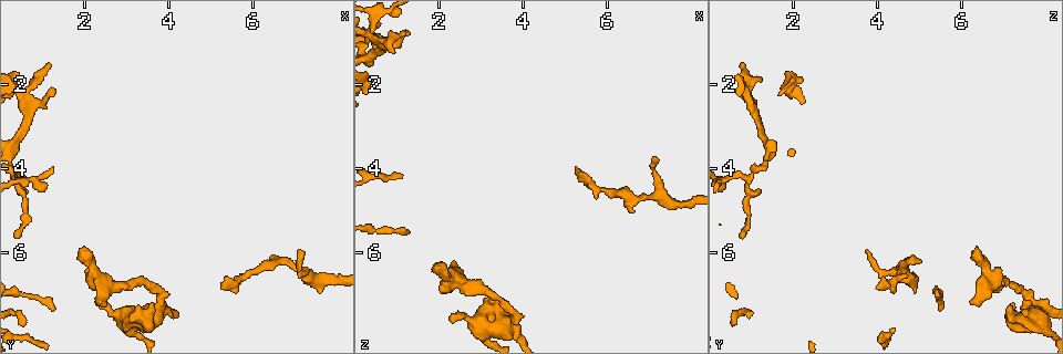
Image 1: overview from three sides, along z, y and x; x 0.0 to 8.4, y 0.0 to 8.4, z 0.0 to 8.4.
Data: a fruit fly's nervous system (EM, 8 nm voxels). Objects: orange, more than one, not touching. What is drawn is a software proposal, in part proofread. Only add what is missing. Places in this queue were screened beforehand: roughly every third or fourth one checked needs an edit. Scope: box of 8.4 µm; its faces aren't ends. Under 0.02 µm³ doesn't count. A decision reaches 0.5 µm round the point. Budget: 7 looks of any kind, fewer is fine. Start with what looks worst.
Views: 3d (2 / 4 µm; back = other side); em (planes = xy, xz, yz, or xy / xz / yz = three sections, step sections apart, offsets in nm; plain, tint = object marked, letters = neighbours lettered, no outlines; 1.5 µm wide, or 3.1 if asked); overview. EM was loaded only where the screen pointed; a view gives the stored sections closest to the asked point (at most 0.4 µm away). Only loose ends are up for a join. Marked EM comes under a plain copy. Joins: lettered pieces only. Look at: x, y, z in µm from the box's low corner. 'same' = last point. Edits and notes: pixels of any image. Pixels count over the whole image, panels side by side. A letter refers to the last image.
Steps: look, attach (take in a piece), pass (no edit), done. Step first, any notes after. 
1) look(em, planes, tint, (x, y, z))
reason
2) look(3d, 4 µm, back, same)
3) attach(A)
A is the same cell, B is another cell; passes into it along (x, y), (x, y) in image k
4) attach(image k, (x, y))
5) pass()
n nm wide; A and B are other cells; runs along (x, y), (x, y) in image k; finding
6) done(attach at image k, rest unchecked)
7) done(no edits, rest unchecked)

look(em, 3.1 µm, planes, tint, (1.95, 5.90, 6.35))
free end

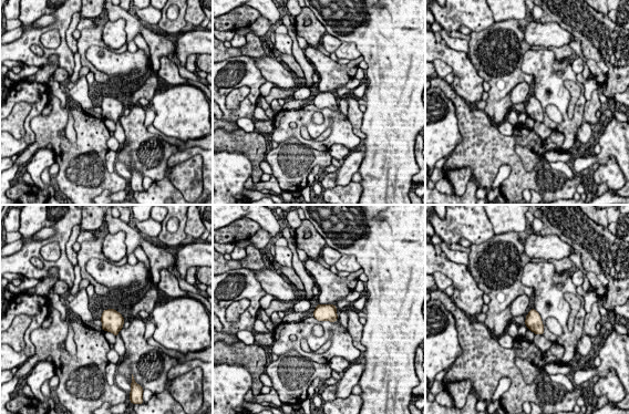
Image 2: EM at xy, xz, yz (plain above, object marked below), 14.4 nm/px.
look(em, 3.1 µm, planes, letters, same)

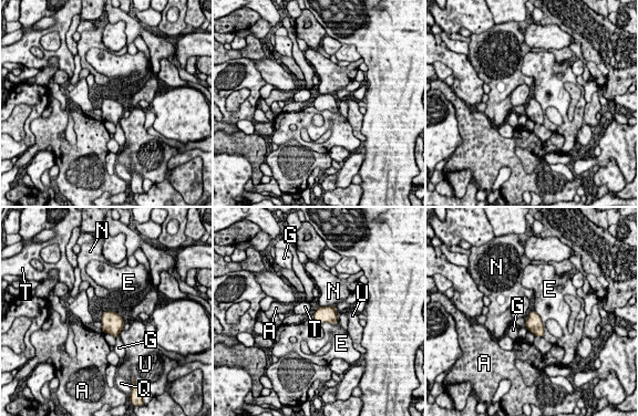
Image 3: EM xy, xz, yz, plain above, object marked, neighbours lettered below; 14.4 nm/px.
pass()
A, E, G, N, Q, T and U are other cells; border along (534, 310), (541, 320), (544, 336) in image 3; none of them fits

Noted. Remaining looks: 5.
look(em, xy, step 4, letters, (2.40, 7.20, 7.60))
thick end

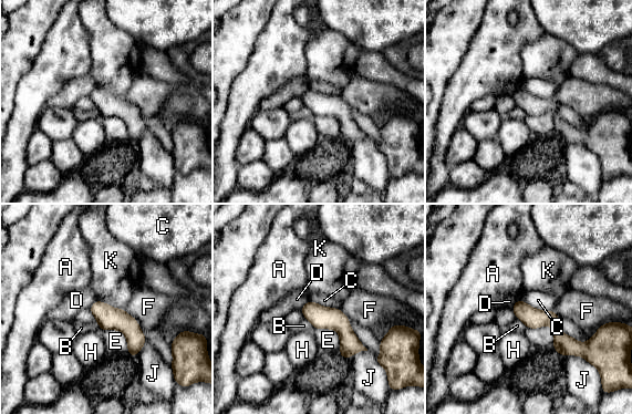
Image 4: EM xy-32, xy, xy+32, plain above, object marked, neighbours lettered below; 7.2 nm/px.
pass()
E touches over 300 nm; A, B, C, D, E, F, H, J and K are other cells; none of them fits

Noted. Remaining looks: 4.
look(3d, 4 µm, back, (7.05, 5.95, 3.80))
tapers out

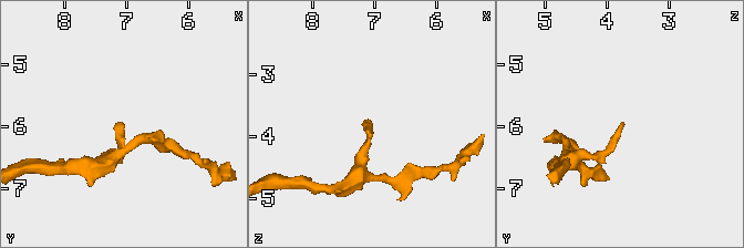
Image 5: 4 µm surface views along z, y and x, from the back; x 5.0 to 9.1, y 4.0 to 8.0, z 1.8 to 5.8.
look(em, xz, step 4, letters, (7.05, 5.95, 3.80))

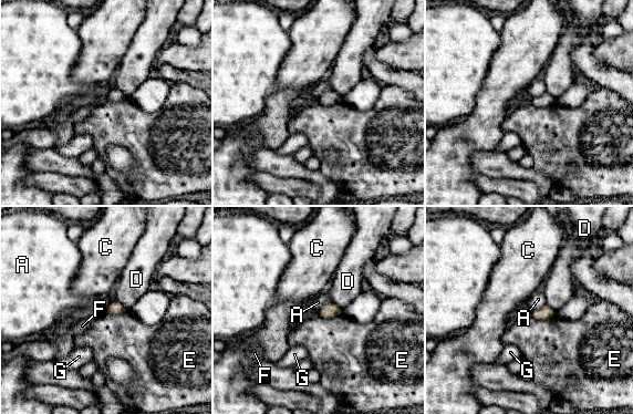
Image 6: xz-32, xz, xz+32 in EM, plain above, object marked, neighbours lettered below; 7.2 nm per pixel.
look(em, planes, letters, same)
cut it another way

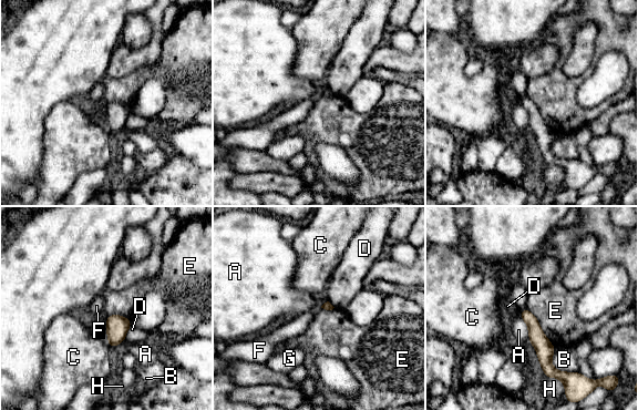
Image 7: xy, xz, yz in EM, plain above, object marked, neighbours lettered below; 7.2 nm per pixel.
pass()
E touches over 360 nm; A, B, C, D, E, F, G and H are other cells; no lettered piece goes on from it

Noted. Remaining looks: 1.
done(no edits, rest unchecked)

